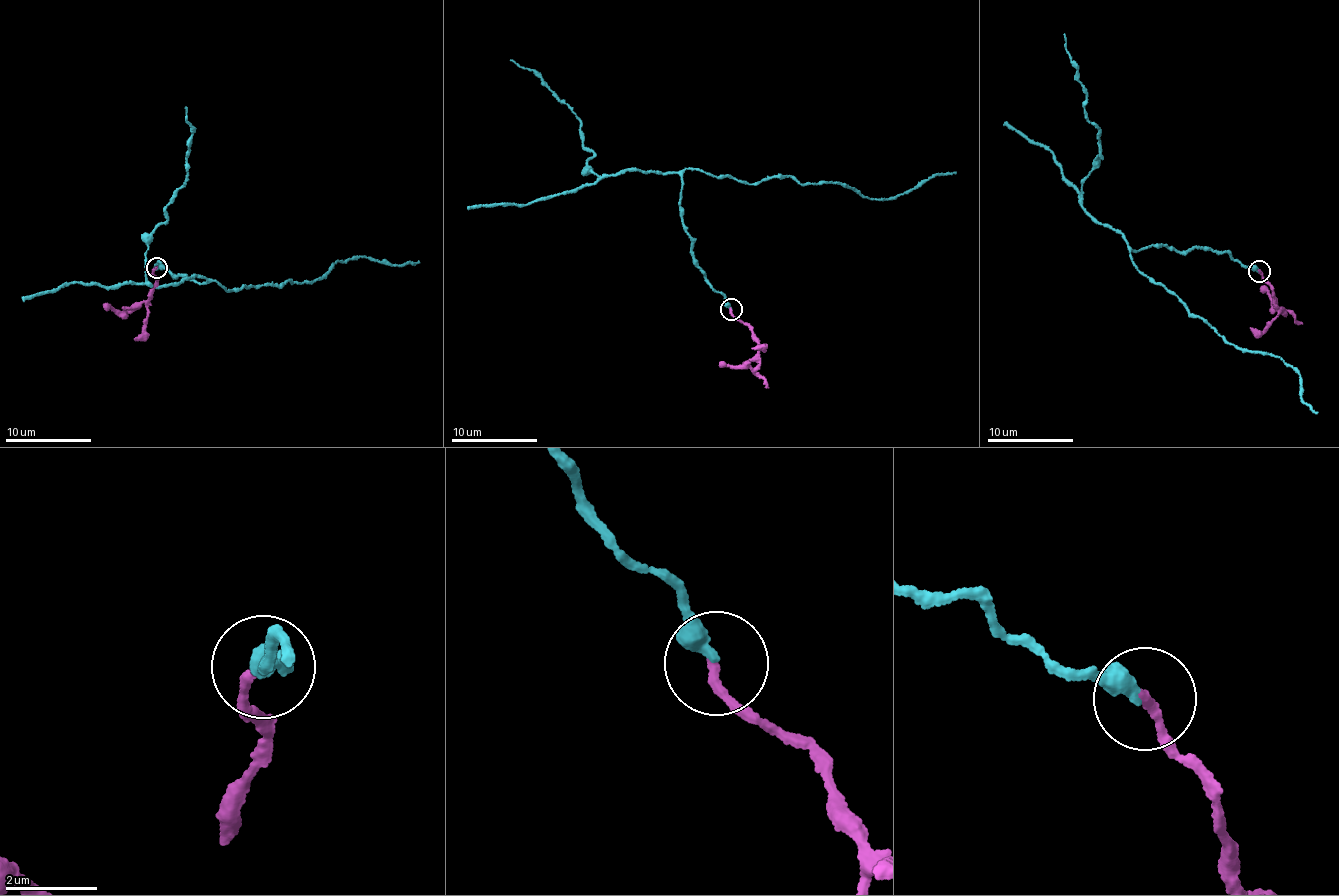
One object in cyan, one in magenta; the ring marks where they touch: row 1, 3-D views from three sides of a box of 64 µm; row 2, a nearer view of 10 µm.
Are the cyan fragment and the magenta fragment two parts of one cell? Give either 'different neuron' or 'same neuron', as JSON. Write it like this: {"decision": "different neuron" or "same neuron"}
{"decision": "different neuron"}

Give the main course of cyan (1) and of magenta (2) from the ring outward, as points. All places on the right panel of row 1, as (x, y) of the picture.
1: (1258, 272), (1197, 247), (1132, 252), (1082, 205), (1082, 179), (1100, 156), (1098, 128), (1083, 111), (1064, 33)
2: (1259, 271), (1263, 282), (1272, 288), (1278, 308), (1282, 309), (1271, 302), (1262, 287)

